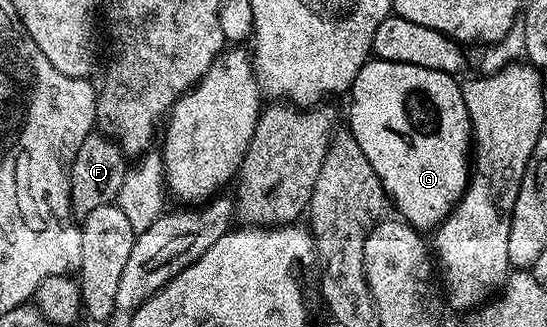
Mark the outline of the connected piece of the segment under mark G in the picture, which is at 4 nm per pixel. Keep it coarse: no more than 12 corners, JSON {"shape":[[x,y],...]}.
{"shape":[[371,58],[349,131],[416,230],[469,183],[449,72]]}

